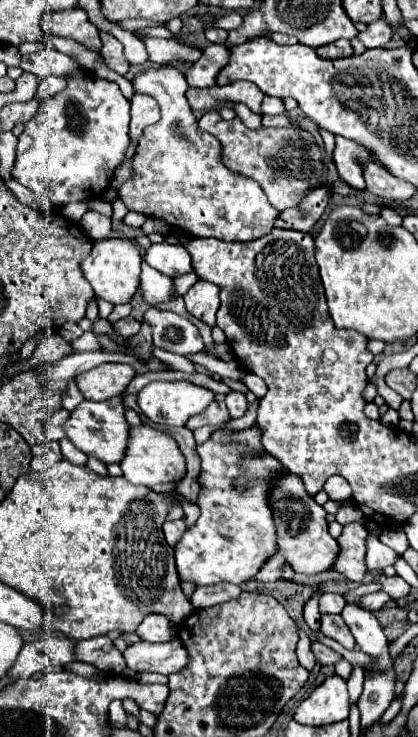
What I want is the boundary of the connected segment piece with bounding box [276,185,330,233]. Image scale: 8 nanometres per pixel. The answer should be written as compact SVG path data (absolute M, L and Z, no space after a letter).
M326 185L318 187L314 193L310 193L300 201L300 209L284 209L276 219L276 227L308 233L314 227L314 223L322 219L328 205L328 195L330 189Z

